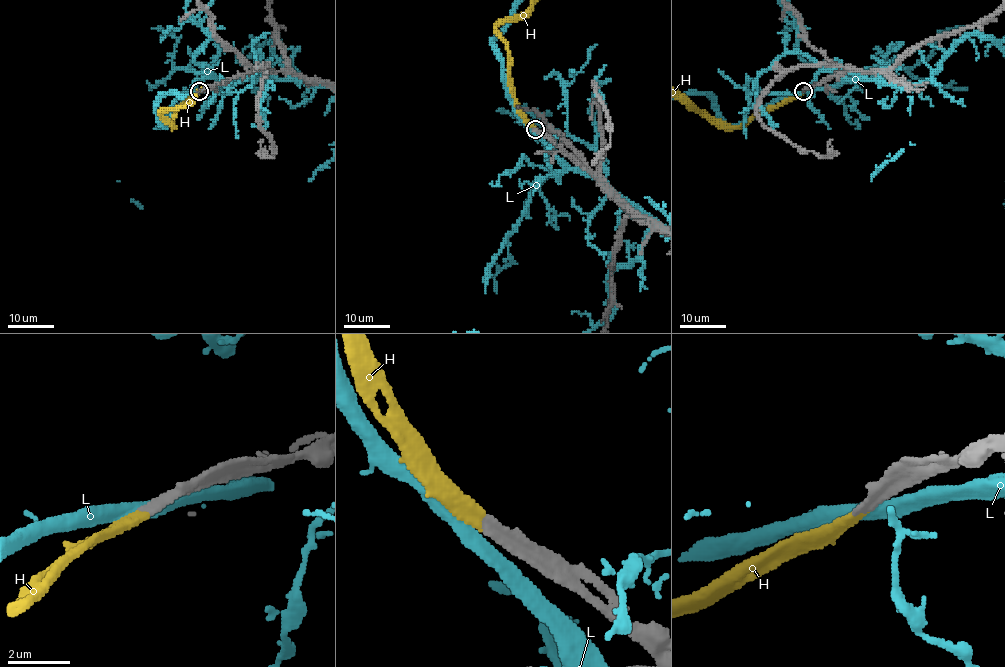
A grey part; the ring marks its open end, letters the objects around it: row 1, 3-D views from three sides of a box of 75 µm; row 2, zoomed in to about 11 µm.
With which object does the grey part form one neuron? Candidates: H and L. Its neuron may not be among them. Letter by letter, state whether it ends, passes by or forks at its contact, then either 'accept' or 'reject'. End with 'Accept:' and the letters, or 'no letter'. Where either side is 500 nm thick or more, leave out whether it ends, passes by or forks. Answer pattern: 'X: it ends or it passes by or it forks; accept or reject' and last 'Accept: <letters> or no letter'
H: it ends; accept
L: it passes by; reject
Accept: H

